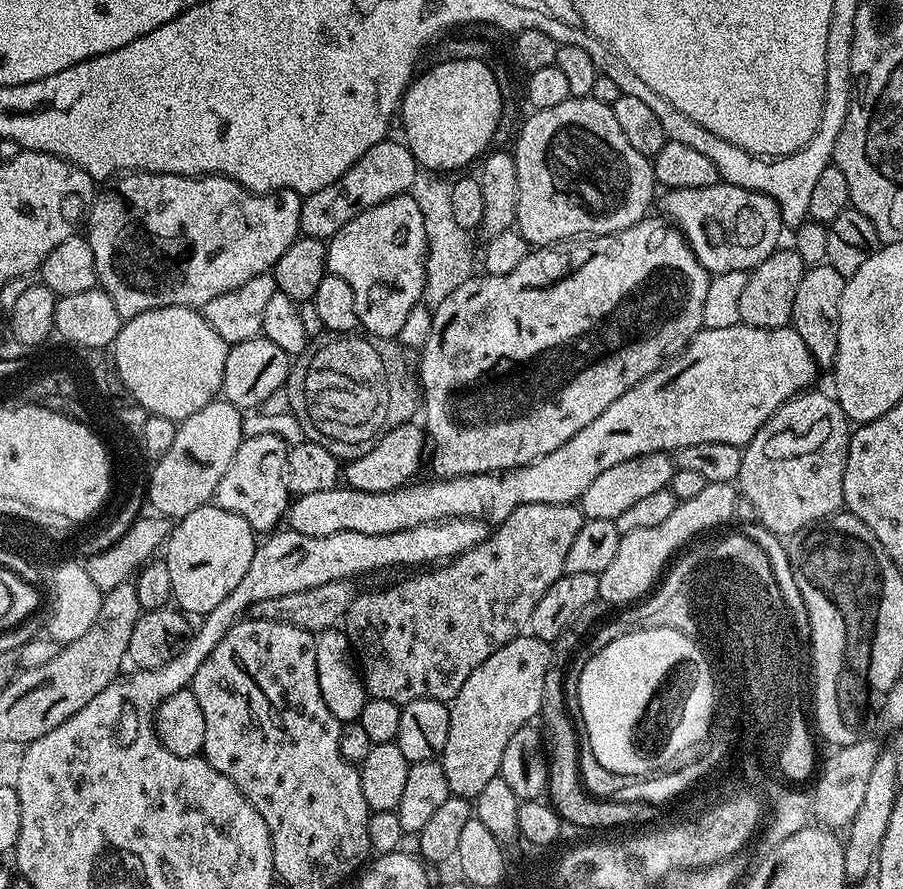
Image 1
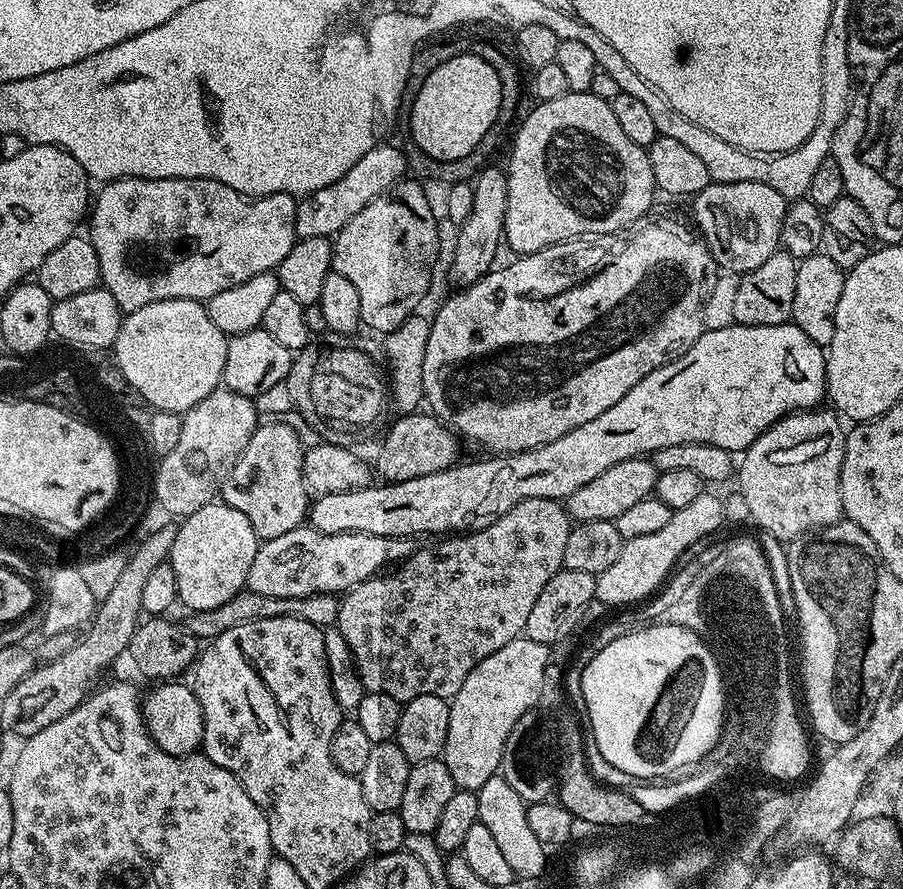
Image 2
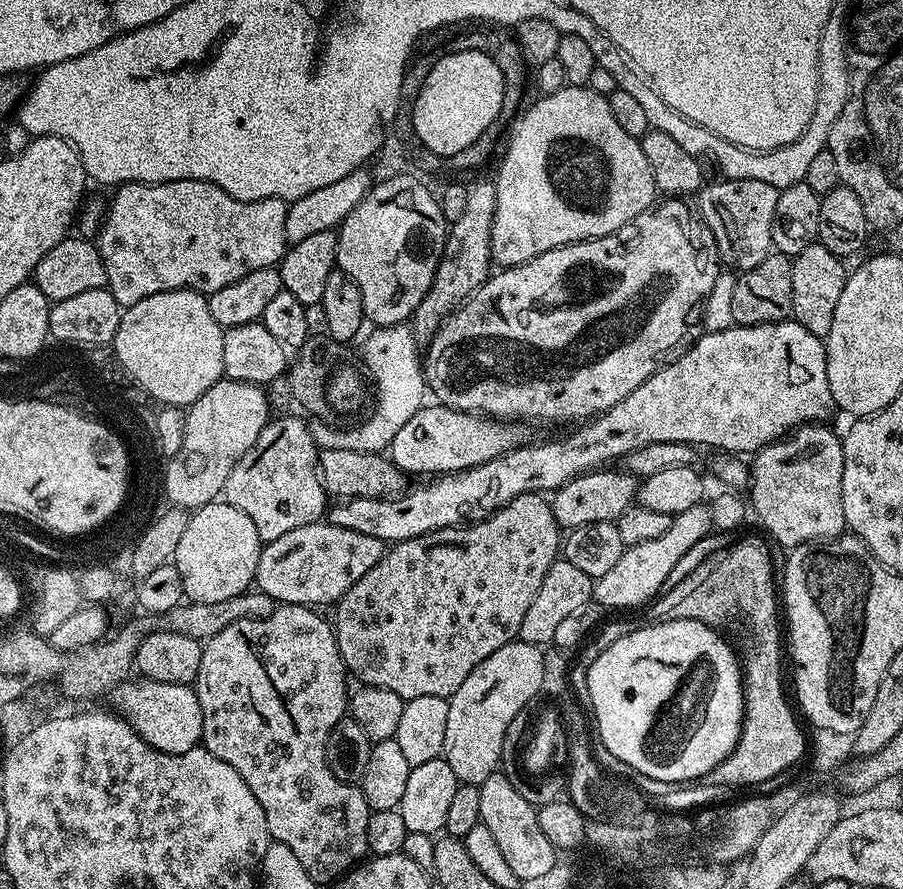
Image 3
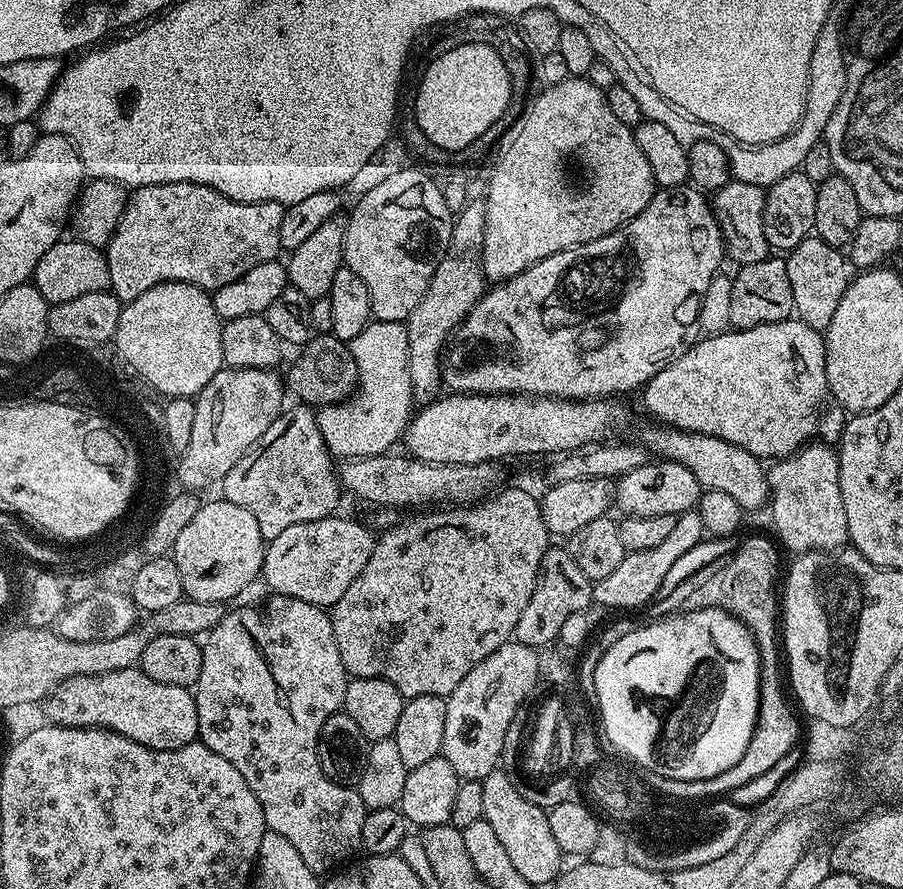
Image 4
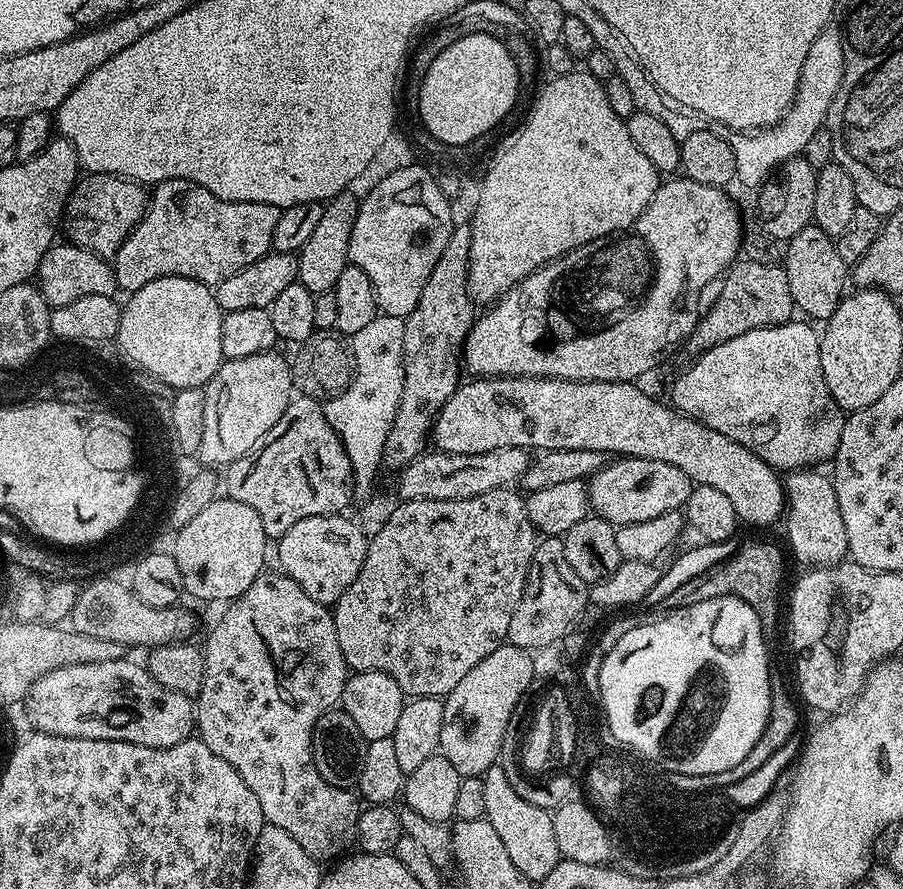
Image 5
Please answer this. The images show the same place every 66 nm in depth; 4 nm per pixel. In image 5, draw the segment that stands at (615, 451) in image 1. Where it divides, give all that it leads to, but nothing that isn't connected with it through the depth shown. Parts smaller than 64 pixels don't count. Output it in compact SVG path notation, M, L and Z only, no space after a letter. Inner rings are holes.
M808 322L796 323L750 330L699 353L697 360L672 384L672 407L685 416L701 420L710 430L734 438L734 442L758 454L758 458L774 469L808 470L820 466L823 460L831 461L842 438L846 413L834 402L826 378L822 378L817 329L812 329L815 327Z

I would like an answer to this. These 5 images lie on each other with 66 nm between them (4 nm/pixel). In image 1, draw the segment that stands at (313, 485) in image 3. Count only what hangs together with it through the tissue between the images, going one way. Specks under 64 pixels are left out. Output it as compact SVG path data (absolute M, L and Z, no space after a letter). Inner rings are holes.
M258 434L258 438L245 436L238 446L238 454L234 454L234 462L230 462L226 474L222 474L222 482L218 482L215 507L236 512L246 518L252 531L257 534L271 533L277 527L275 524L285 519L290 507L286 475L288 449L289 445L274 434Z

